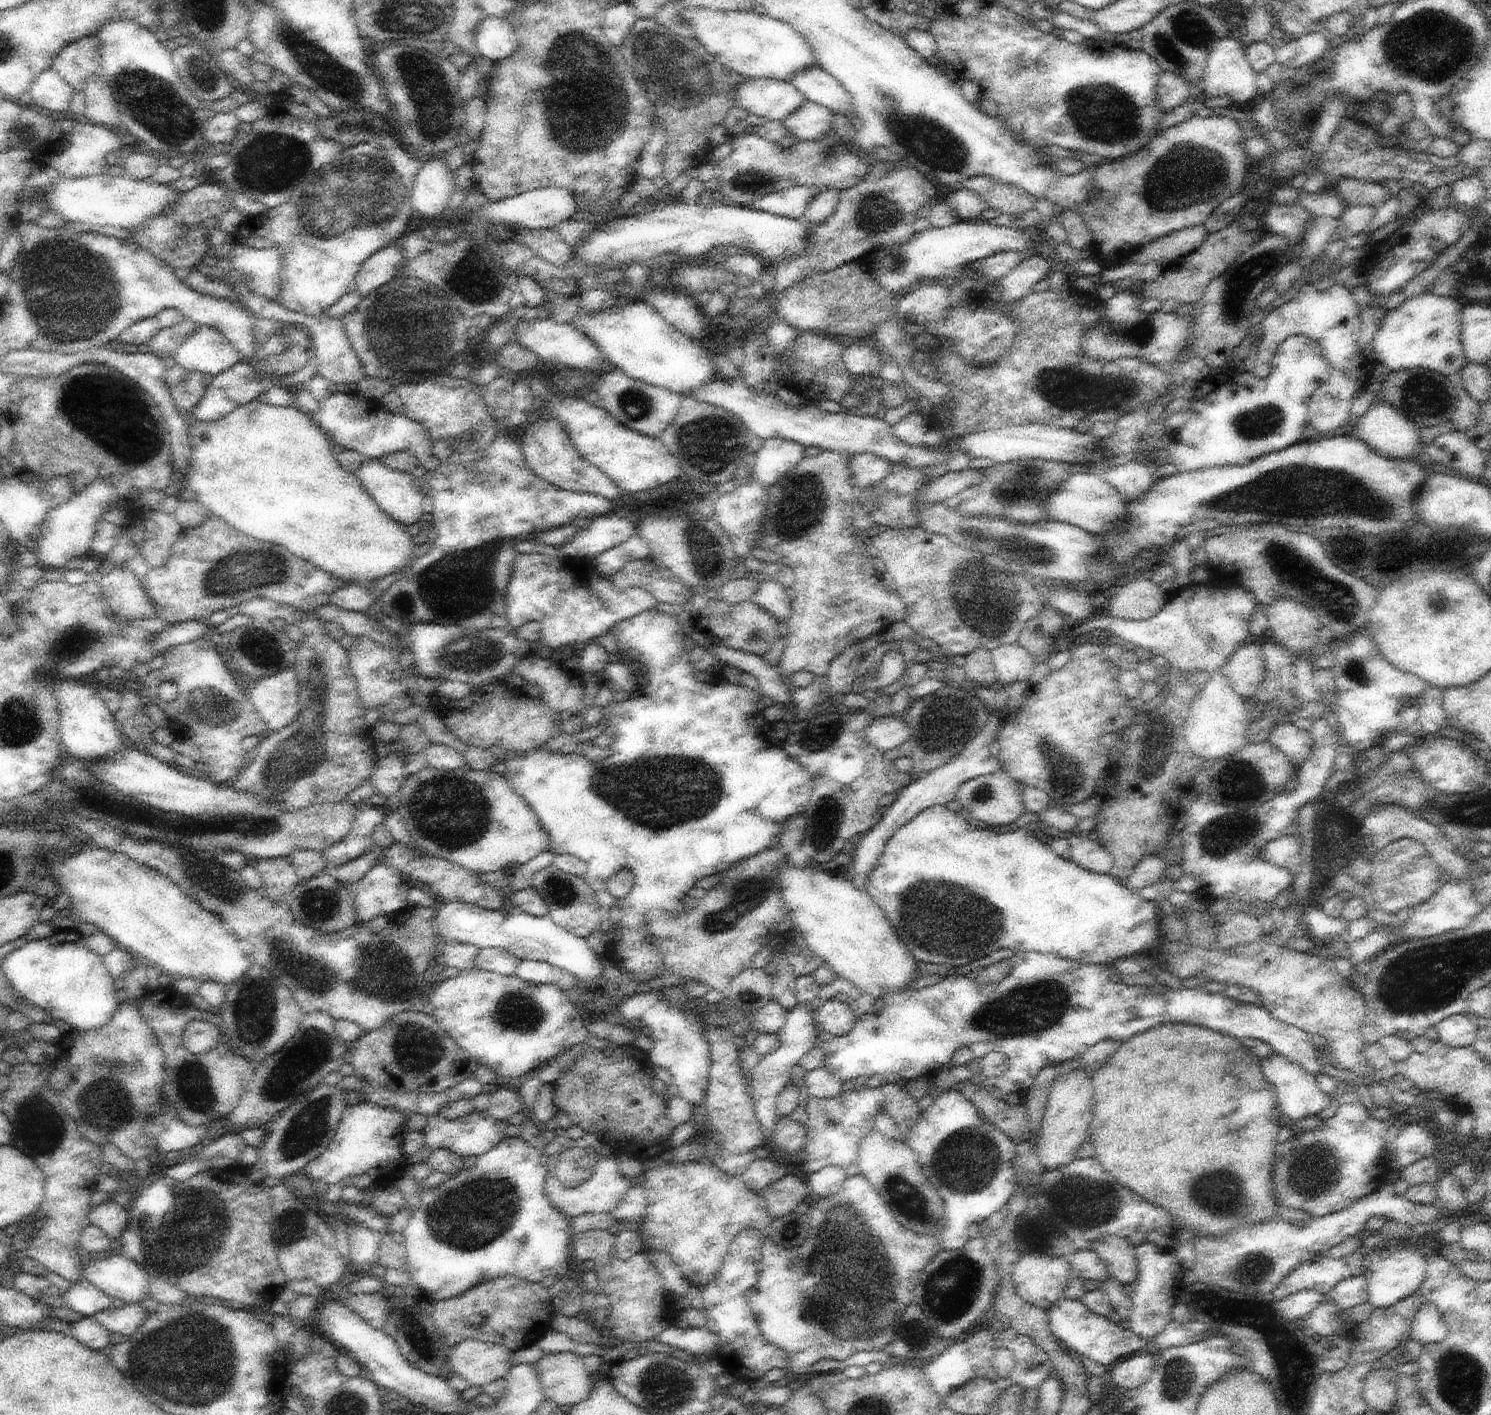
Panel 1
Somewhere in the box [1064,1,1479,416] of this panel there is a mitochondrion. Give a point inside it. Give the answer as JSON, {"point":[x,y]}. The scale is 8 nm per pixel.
{"point":[1430,45]}

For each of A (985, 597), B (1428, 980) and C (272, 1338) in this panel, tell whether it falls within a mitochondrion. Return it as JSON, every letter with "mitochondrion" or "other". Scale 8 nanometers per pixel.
{"A":"mitochondrion","B":"mitochondrion","C":"other"}

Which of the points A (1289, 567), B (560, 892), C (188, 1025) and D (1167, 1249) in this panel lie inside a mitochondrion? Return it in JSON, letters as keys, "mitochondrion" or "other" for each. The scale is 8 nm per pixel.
{"A":"mitochondrion","B":"mitochondrion","C":"other","D":"other"}

